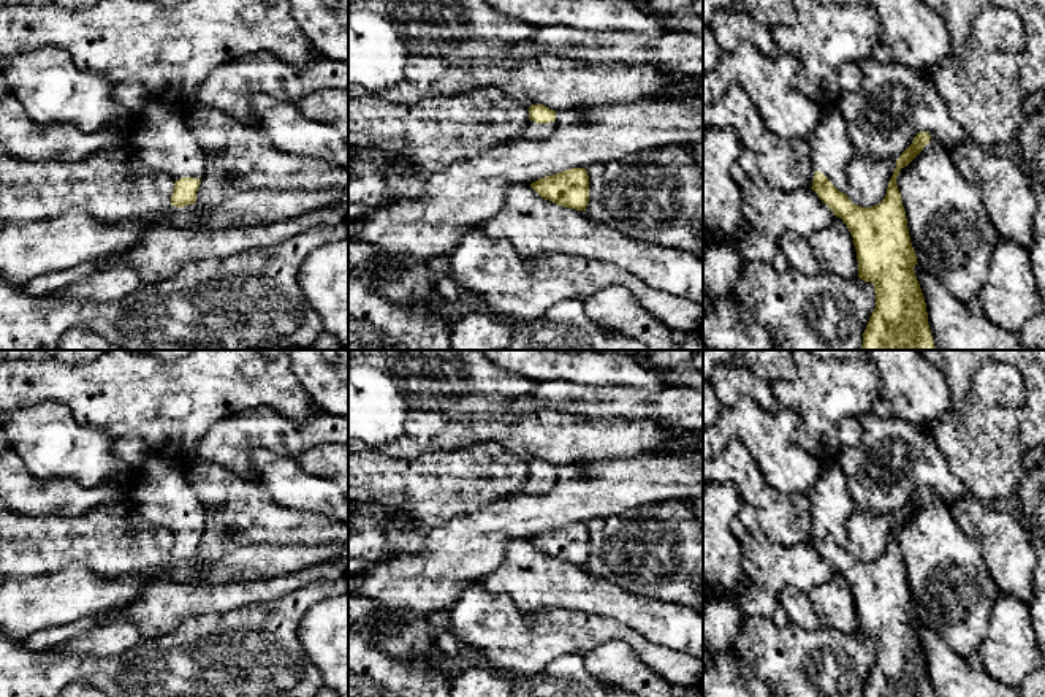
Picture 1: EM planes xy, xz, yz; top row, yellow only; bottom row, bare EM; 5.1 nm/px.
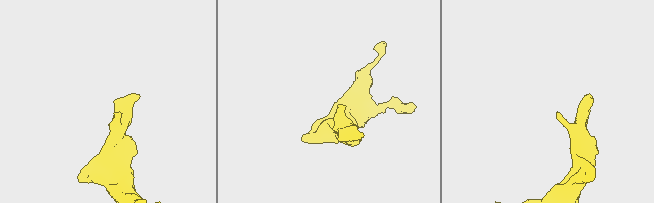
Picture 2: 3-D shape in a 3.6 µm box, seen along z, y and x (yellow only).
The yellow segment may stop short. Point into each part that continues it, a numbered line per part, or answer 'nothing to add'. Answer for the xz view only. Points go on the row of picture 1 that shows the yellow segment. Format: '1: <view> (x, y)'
1: xz (531, 130)

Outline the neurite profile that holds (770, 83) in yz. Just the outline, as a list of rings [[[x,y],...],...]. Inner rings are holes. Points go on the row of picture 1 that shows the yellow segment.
[[[744,41],[732,52],[722,51],[716,68],[703,74],[703,106],[719,101],[728,86],[738,84],[771,133],[784,139],[809,138],[820,108],[796,89],[798,71],[796,57],[782,51],[768,57]]]

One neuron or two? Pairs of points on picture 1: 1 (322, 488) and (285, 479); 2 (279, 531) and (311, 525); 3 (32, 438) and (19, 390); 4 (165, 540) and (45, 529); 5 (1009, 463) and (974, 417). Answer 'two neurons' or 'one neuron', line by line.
1: one neuron
2: one neuron
3: two neurons
4: one neuron
5: one neuron

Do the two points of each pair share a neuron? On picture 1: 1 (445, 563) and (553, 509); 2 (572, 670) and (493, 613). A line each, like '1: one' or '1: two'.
1: one
2: two

